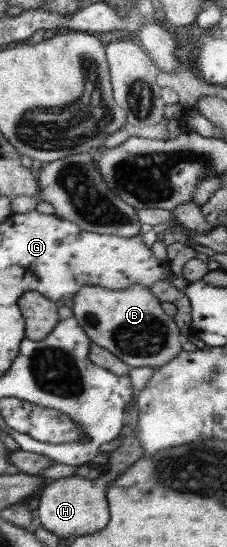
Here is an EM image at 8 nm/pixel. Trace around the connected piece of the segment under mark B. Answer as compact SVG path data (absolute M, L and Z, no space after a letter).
M139 283L125 289L85 285L75 294L71 310L91 342L106 348L132 368L163 367L182 351L175 319L163 311L161 301L151 289Z

